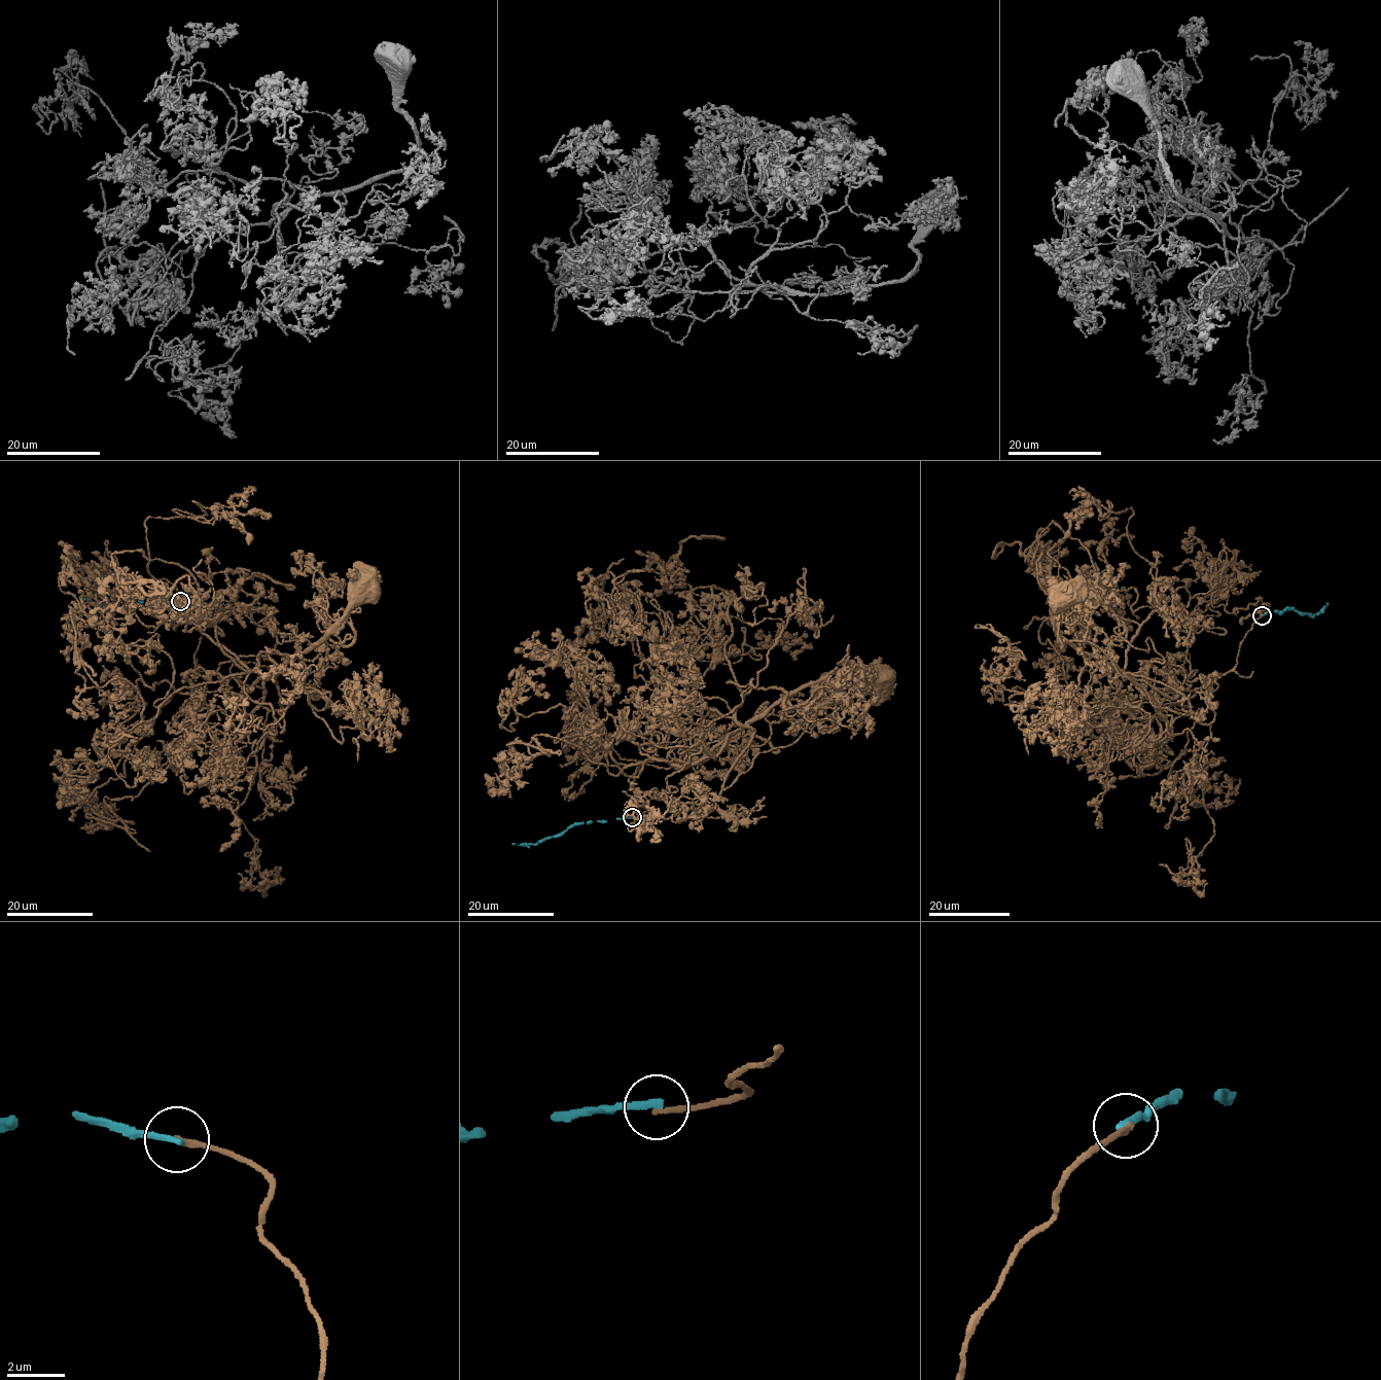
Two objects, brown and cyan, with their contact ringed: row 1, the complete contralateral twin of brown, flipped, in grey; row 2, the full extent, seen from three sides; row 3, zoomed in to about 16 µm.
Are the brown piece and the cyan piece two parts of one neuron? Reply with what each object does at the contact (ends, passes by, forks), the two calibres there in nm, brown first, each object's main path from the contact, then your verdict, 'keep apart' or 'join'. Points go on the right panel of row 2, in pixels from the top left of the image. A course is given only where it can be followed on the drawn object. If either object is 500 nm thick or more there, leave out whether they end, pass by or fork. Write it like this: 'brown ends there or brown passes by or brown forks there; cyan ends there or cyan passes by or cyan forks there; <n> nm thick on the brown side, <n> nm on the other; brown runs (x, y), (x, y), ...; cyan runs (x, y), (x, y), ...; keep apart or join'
brown ends there; cyan ends there; 180 nm thick on the brown side, 240 nm on the other; brown runs (1263, 615), (1214, 678), (1204, 724), (1153, 705), (1096, 646), (1062, 637), (1053, 617), (1065, 598); cyan runs (1262, 615), (1291, 608), (1301, 613), (1315, 614), (1329, 604); keep apart

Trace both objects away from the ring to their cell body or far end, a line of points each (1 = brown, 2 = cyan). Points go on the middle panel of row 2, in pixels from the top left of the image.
1: (632, 818), (649, 809), (641, 792), (707, 814), (760, 752), (800, 738), (833, 672), (879, 683)
2: (632, 817), (575, 822), (537, 843), (512, 844)

